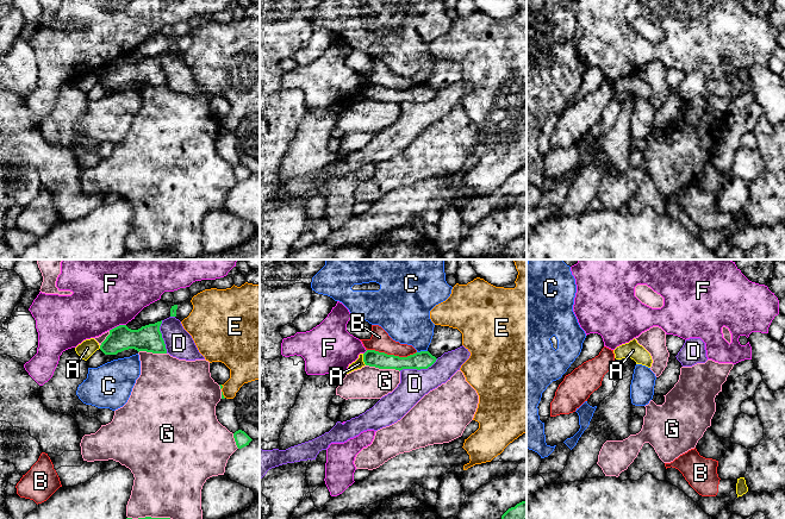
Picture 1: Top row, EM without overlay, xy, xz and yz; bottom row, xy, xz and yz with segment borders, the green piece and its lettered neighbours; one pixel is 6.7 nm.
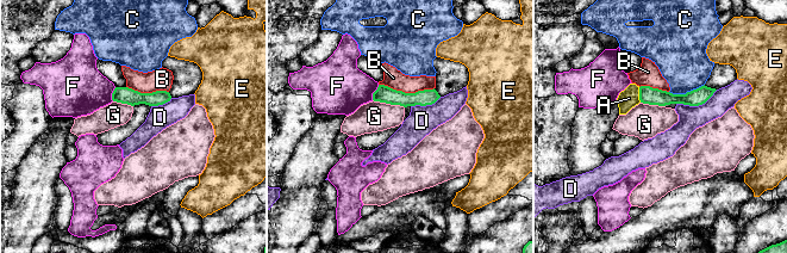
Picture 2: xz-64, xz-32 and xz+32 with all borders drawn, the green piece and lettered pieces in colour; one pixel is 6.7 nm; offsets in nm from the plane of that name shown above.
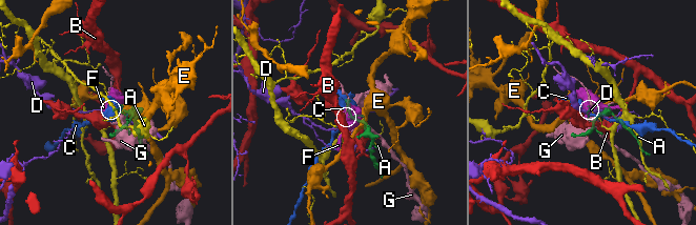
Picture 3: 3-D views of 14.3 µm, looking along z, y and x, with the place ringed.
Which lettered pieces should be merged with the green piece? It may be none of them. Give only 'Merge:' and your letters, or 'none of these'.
Merge: none of these

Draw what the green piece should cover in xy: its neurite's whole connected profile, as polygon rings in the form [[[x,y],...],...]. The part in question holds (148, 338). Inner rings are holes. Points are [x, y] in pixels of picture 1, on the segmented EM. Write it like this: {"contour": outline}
{"contour": [[[161,321],[131,330],[119,325],[110,330],[110,334],[101,343],[100,350],[105,355],[117,355],[124,350],[135,349],[152,354],[167,354],[166,344],[160,331]]]}

